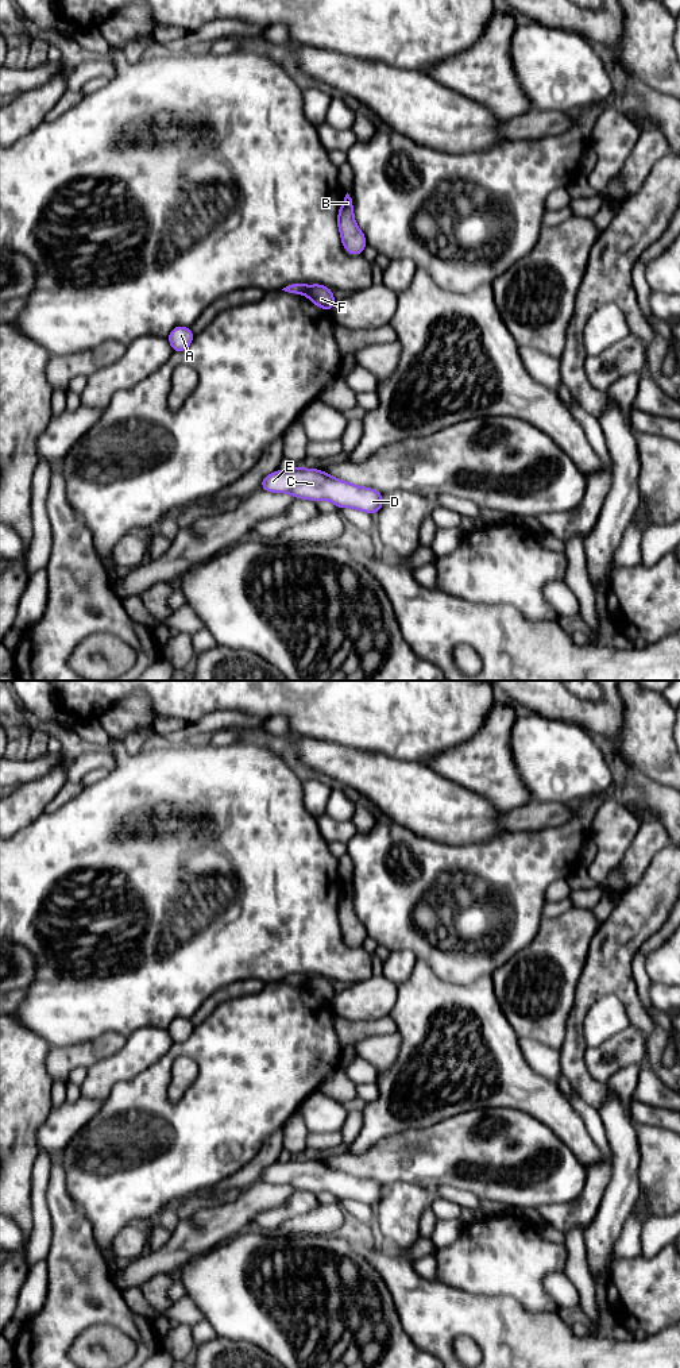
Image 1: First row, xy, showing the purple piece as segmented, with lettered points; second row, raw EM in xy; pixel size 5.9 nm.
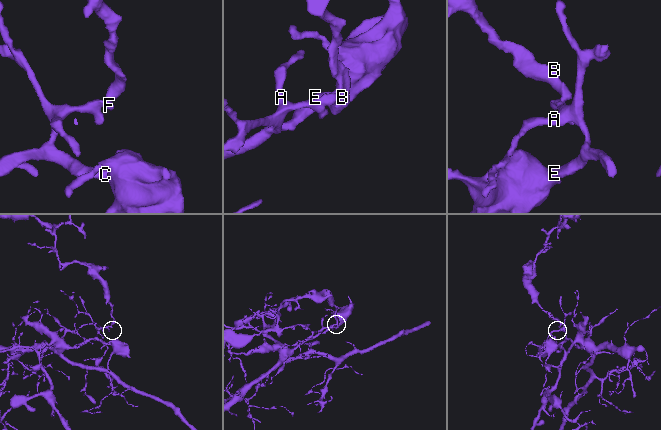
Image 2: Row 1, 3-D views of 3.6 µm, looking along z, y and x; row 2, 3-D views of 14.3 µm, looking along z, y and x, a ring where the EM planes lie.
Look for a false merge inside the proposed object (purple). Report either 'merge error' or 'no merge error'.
merge error

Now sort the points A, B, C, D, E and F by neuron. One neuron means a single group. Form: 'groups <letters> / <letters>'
groups A C D E / B F

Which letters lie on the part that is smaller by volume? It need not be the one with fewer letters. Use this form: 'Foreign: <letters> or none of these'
Foreign: B, F

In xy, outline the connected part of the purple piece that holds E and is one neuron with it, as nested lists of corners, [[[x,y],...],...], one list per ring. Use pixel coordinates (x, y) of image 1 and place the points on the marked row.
[[[291,466],[286,471],[273,471],[263,478],[260,489],[271,493],[287,493],[294,498],[310,501],[328,500],[339,509],[352,508],[368,515],[379,512],[385,502],[376,489],[358,486],[322,470],[300,466]]]

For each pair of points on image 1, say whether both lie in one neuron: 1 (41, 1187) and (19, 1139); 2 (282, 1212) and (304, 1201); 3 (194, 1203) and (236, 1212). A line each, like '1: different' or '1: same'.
1: different
2: same
3: different

